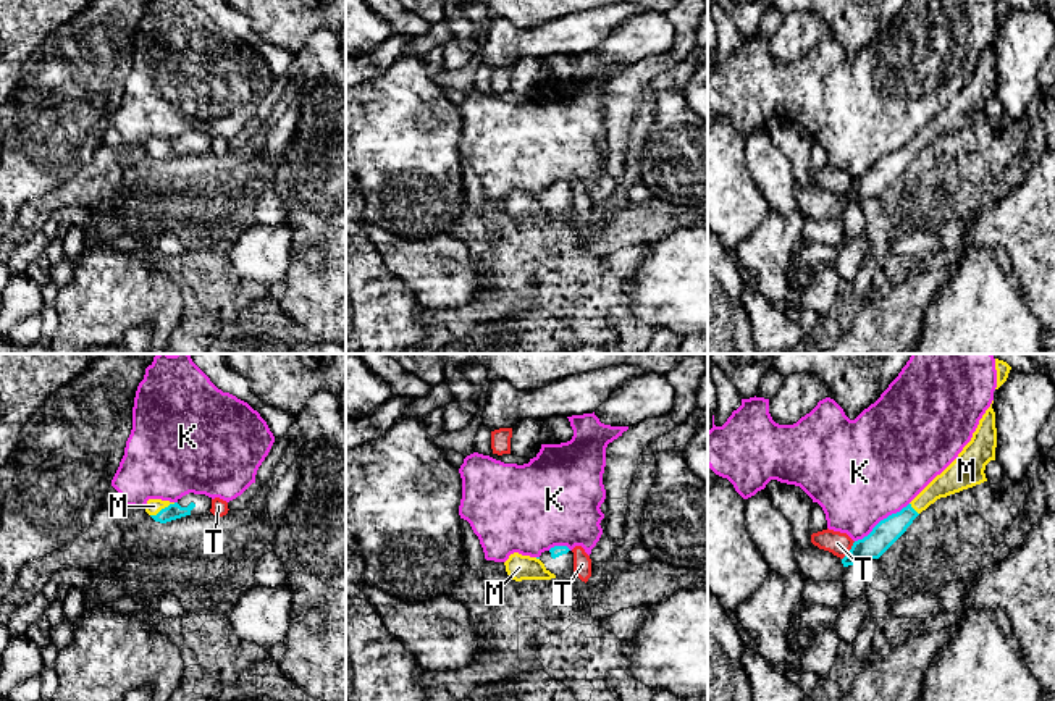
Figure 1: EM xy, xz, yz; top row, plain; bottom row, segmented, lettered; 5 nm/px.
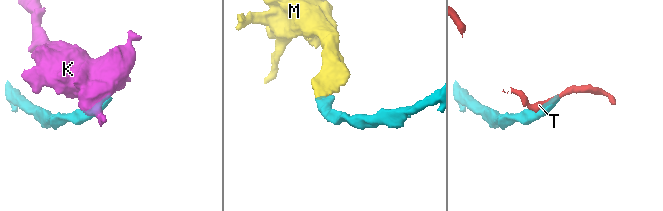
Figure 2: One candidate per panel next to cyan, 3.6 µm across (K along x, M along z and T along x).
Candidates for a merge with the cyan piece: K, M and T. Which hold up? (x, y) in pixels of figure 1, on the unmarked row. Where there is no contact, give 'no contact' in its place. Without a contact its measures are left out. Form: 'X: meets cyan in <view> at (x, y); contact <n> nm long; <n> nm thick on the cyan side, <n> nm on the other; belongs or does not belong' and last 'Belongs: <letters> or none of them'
K: meets cyan in yz at (881, 159); contact 340 nm long; 120 nm thick on the cyan side, 500 nm on the other; does not belong
M: meets cyan in xy at (162, 147); contact 140 nm long; 80 nm thick on the cyan side, 80 nm on the other; belongs
T: meets cyan in yz at (850, 189); contact 120 nm long; 120 nm thick on the cyan side, 120 nm on the other; does not belong
Belongs: M

